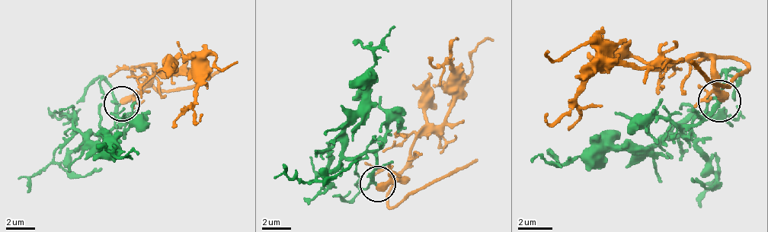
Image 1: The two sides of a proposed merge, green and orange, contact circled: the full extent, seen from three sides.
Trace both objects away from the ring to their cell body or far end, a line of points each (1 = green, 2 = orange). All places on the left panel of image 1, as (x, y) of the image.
1: (120, 103), (120, 124), (92, 135), (88, 131), (88, 138), (106, 141), (120, 156), (139, 152)
2: (120, 103), (142, 88), (145, 67), (152, 71), (192, 74), (217, 56), (220, 71), (238, 60)

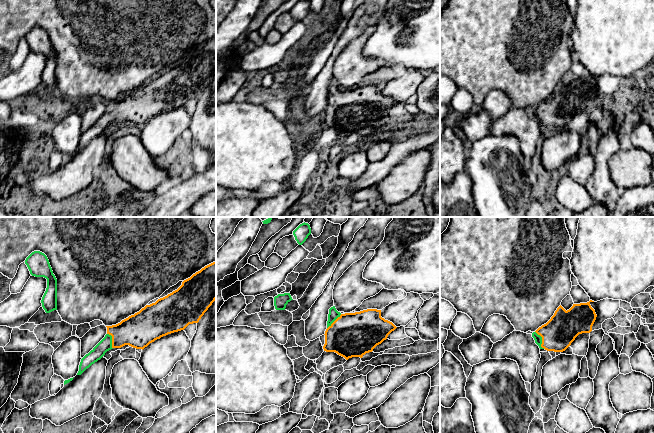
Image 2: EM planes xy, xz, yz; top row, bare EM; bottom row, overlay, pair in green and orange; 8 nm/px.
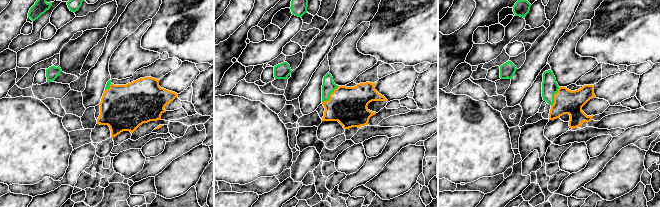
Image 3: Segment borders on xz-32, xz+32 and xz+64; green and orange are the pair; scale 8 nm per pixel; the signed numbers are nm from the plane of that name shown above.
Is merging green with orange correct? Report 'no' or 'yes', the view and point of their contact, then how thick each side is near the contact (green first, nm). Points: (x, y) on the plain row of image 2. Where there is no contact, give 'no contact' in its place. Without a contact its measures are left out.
yes; meets green in yz at (541, 116); 60 nm thick on the green side, 260 nm on the other

